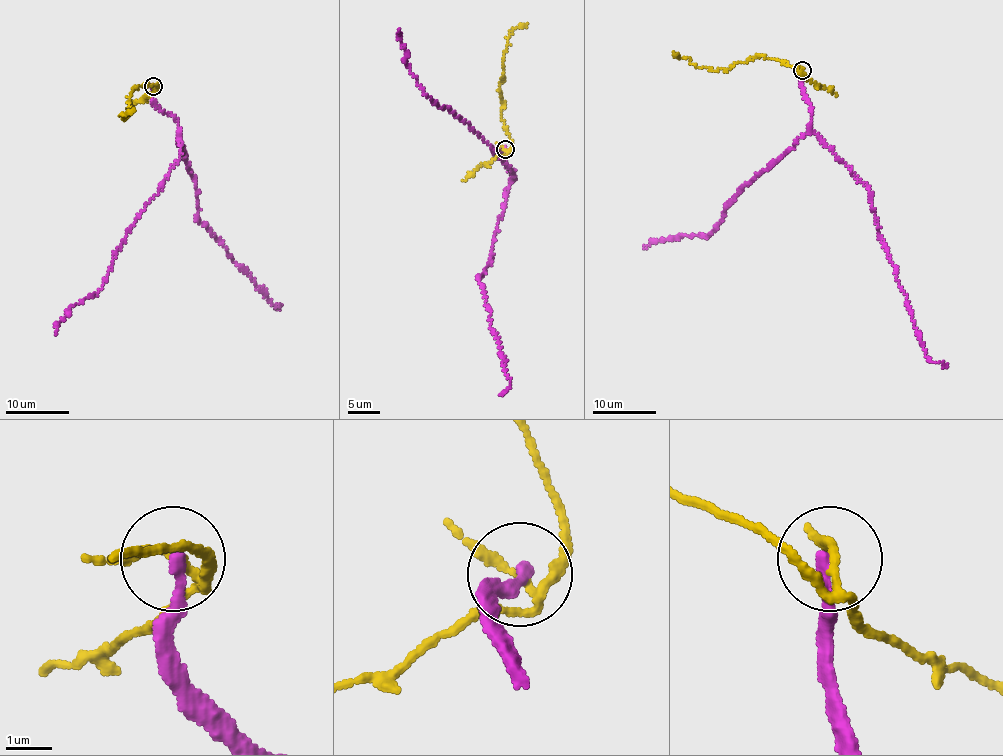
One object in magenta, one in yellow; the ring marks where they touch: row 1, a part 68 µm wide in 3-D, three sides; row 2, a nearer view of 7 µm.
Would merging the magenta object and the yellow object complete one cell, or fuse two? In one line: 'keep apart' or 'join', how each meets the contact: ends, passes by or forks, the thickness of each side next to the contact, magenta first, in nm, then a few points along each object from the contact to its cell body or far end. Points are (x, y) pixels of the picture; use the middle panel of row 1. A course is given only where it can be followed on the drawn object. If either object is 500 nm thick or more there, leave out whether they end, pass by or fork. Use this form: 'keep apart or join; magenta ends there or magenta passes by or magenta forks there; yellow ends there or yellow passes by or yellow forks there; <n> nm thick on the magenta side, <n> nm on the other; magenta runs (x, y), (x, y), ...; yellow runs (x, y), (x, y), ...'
keep apart; magenta ends there; yellow forks there; 220 nm thick on the magenta side, 140 nm on the other; magenta runs (506, 149), (500, 154), (513, 180), (508, 188), (493, 258), (478, 279), (510, 387), (500, 396); yellow runs (506, 149), (511, 141), (501, 119), (502, 58), (508, 36), (526, 24)

